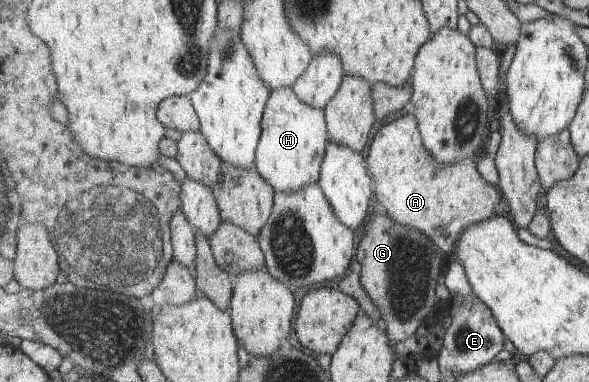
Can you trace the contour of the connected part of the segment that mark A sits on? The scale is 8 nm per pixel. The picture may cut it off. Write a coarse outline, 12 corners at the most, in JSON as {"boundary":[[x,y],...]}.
{"boundary":[[416,115],[386,123],[366,159],[376,198],[451,258],[504,200],[466,157],[446,165]]}

